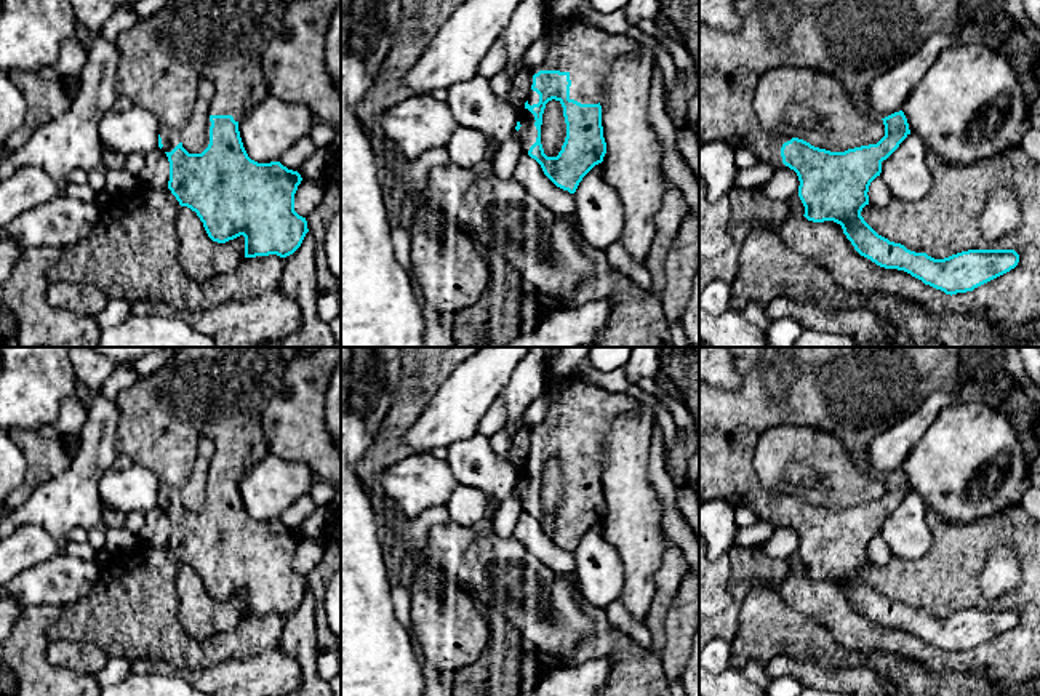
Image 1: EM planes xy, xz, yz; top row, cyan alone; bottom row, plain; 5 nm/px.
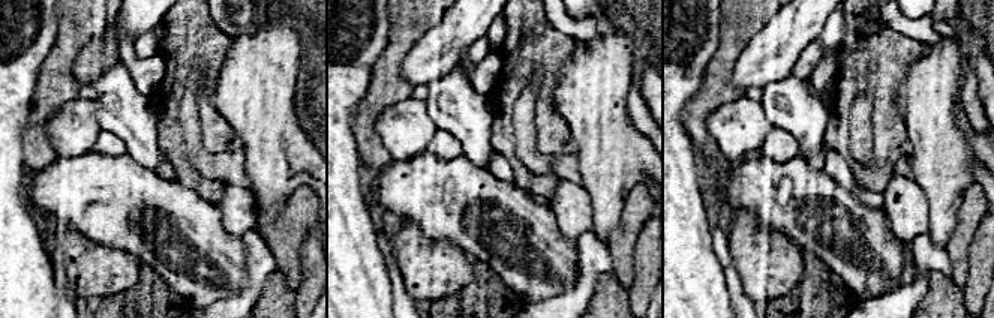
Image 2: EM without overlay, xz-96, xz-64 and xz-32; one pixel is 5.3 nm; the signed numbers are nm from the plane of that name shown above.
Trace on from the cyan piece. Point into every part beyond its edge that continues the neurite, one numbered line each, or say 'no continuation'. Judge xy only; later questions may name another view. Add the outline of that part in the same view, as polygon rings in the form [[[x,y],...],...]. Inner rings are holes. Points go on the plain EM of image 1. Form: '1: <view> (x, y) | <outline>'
1: xy (218, 392) | [[[178,347],[162,368],[117,395],[120,416],[115,453],[130,456],[155,474],[163,510],[171,510],[181,501],[181,490],[192,474],[203,437],[214,443],[210,474],[232,474],[235,480],[242,480],[269,453],[261,418],[269,400],[280,390],[286,366],[298,355],[299,347]]]

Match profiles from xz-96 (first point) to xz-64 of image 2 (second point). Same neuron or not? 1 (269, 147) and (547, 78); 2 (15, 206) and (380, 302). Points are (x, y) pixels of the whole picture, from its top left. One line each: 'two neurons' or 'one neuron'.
1: two neurons
2: one neuron

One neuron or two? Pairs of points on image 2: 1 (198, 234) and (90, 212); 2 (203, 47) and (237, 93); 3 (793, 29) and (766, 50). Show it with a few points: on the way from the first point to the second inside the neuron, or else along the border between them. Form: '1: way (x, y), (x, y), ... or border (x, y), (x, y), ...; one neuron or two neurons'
1: way (171, 210), (144, 198), (137, 203), (117, 203); one neuron
2: border (231, 36), (231, 48), (227, 59), (210, 78); two neurons
3: way (787, 35), (772, 50); one neuron

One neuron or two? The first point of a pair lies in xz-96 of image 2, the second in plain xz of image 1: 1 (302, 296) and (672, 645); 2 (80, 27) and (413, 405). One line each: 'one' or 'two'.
1: one
2: one

